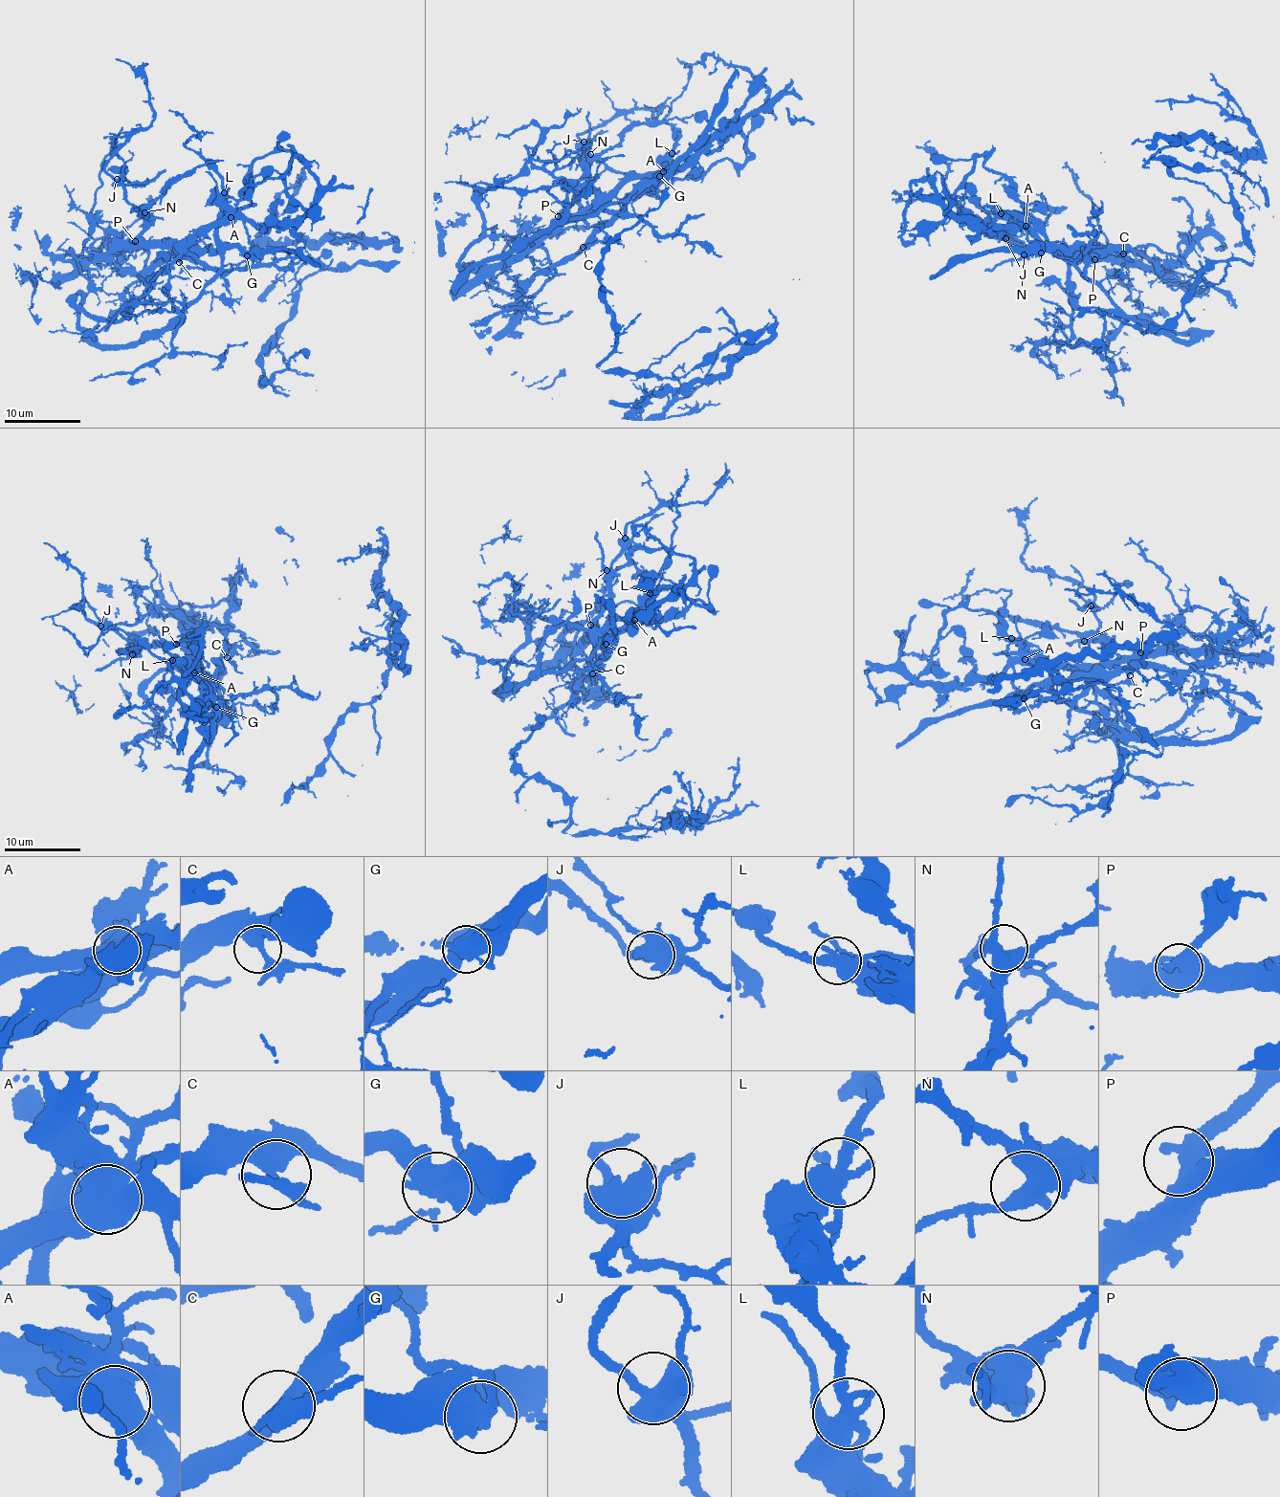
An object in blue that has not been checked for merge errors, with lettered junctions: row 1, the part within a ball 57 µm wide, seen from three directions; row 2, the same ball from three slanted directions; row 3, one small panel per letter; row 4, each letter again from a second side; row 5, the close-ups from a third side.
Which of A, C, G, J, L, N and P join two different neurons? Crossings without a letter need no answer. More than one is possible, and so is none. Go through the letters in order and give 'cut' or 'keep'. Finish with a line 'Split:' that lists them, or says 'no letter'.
A: cut
C: keep
G: cut
J: keep
L: cut
N: keep
P: keep
Split: A, G, L

